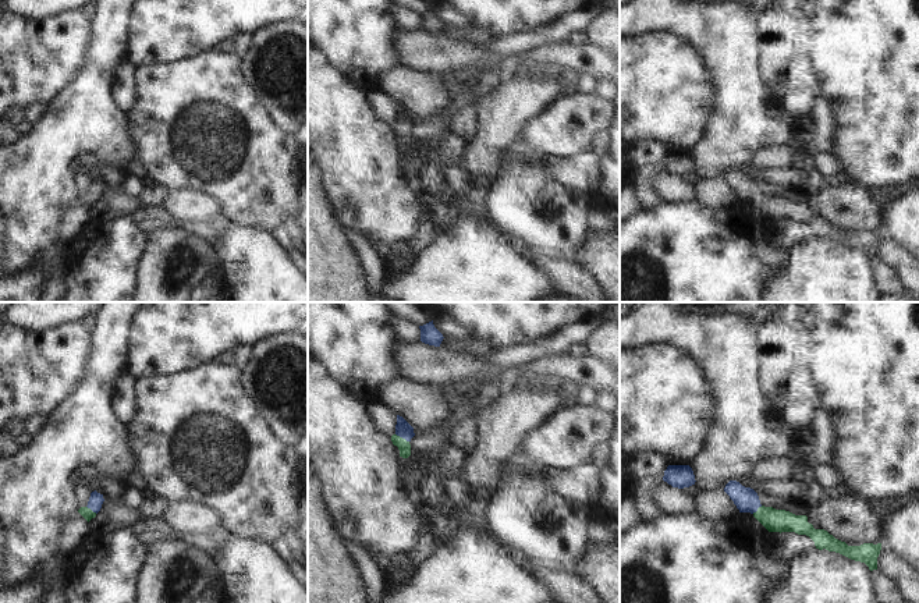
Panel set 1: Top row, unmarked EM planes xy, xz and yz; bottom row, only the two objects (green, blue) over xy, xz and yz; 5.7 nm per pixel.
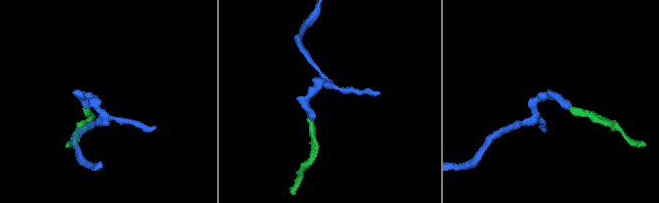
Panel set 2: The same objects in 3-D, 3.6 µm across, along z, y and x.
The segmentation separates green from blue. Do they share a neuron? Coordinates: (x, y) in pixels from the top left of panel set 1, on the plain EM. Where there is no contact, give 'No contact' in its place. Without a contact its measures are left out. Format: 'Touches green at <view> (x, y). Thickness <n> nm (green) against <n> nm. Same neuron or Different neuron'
Touches green at xz (401, 126). Thickness 70 nm (green) against 90 nm. Same neuron.

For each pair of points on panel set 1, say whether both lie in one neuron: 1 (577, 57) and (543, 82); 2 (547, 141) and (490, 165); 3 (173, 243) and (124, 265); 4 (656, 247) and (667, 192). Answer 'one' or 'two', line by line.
1: two
2: two
3: two
4: two

